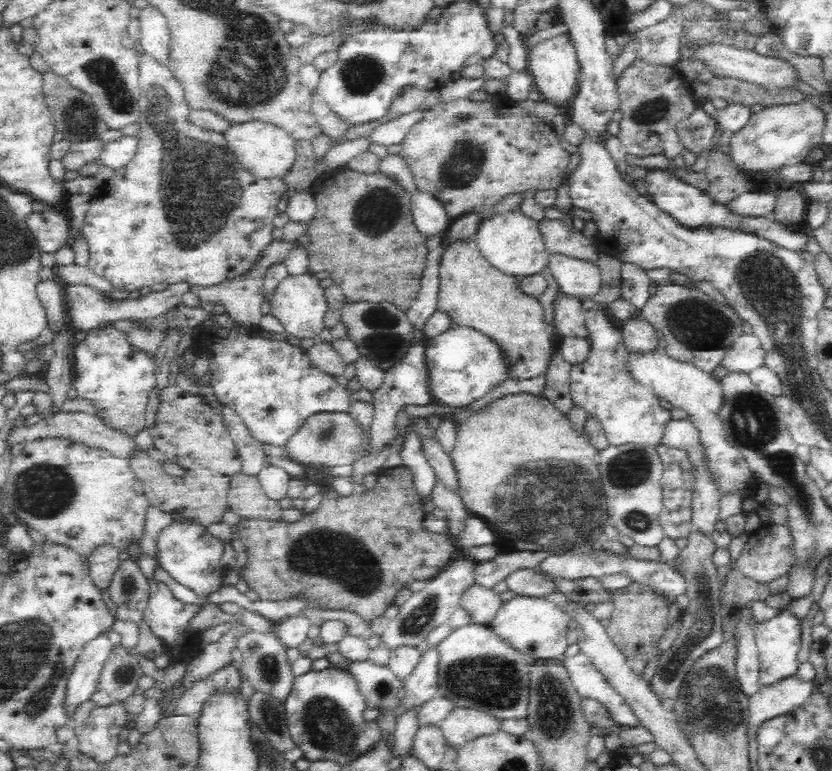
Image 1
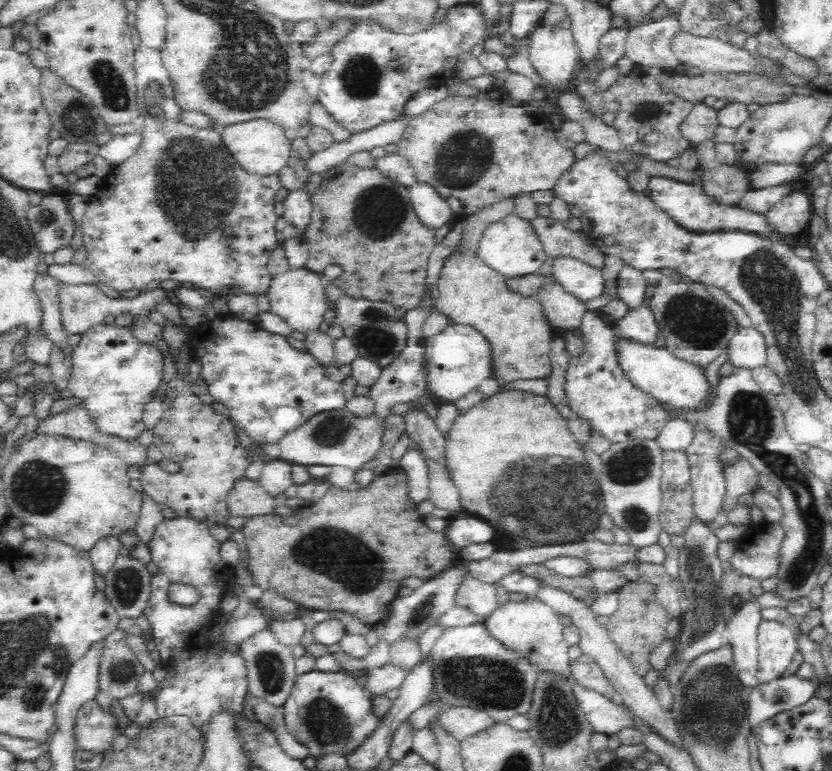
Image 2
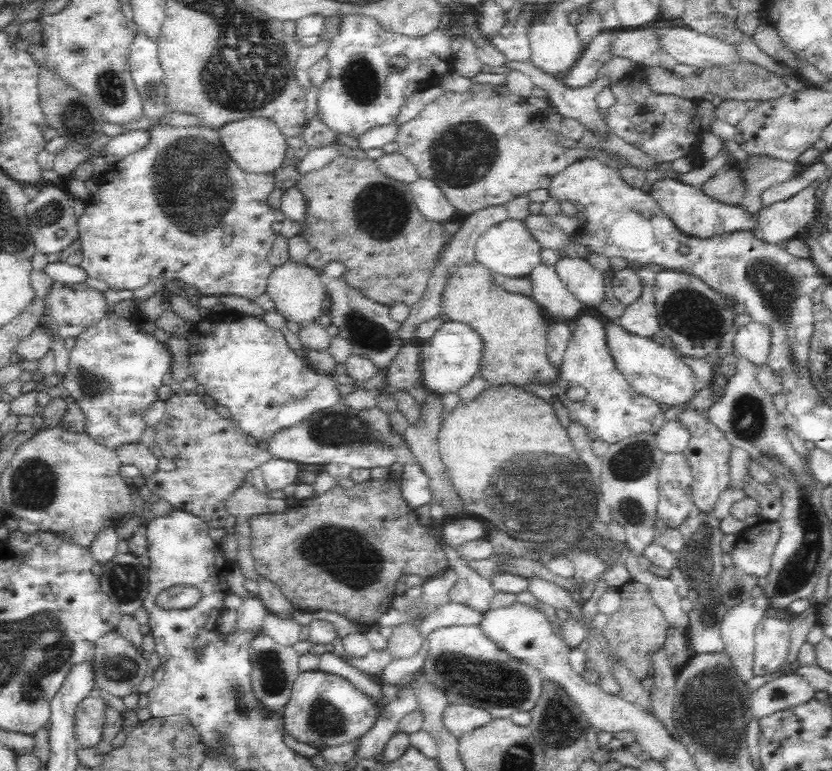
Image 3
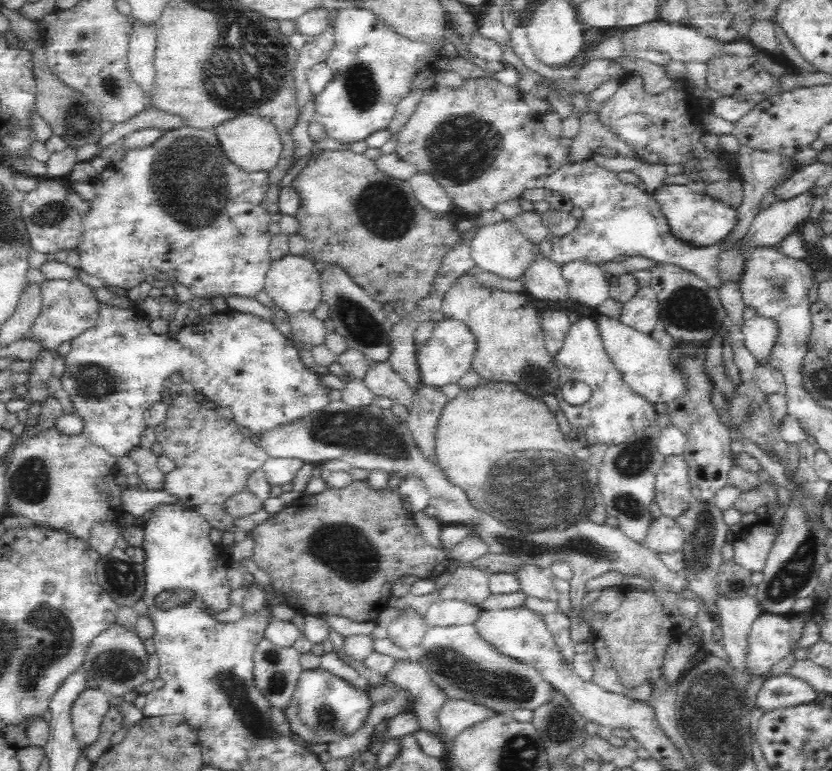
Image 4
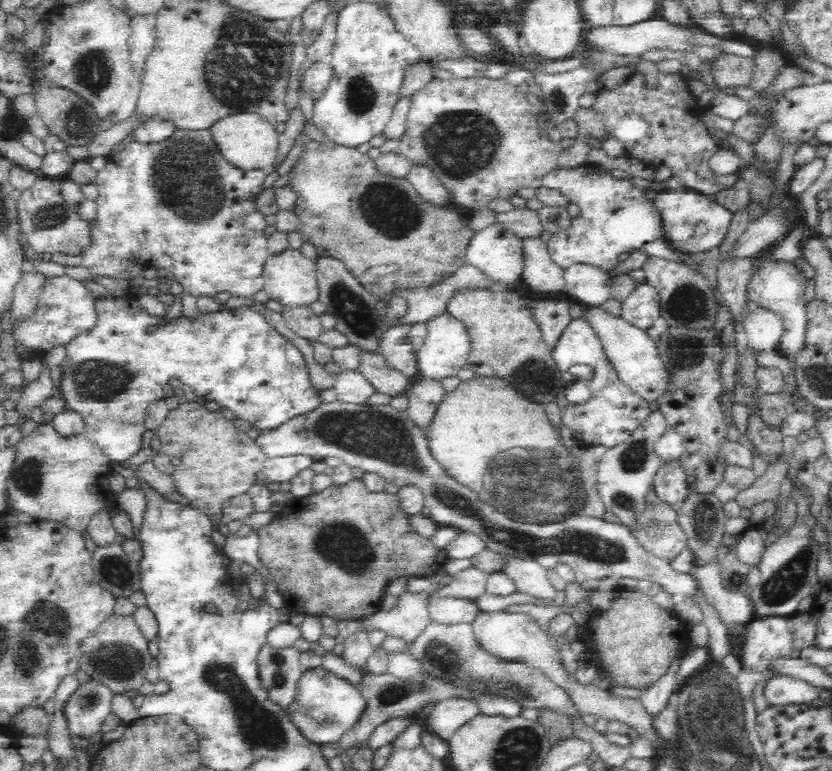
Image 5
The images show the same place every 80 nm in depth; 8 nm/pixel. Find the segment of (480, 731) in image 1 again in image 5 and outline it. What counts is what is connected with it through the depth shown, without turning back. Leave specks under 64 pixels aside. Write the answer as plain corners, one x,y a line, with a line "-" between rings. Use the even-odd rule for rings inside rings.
452,697
437,702
422,718
423,730
448,740
456,730
478,714
478,705
473,700

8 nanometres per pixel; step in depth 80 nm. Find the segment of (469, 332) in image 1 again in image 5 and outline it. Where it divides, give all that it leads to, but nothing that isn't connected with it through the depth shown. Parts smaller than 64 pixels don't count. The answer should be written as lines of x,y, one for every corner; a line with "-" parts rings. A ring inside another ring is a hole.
441,312
438,316
426,322
427,334
422,347
415,352
417,369
426,377
442,380
446,377
457,376
459,371
467,366
466,357
470,352
470,336
462,321
448,313

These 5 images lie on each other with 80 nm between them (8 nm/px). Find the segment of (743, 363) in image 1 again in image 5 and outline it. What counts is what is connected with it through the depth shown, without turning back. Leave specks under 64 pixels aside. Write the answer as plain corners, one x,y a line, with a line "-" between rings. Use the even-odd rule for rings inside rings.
758,306
754,312
748,313
742,321
748,346
752,346
758,354
777,347
784,334
782,320
778,311
768,307

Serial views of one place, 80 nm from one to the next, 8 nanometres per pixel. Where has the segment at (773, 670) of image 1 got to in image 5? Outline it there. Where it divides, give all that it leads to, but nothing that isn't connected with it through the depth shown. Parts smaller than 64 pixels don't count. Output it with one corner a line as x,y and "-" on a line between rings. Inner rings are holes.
787,617
753,619
747,624
745,635
738,659
746,672
761,673
768,661
788,657
793,649

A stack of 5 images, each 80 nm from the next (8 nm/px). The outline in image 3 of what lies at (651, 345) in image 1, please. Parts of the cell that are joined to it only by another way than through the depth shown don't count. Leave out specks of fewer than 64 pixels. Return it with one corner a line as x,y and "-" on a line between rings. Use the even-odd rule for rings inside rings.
644,284
640,296
634,302
625,305
622,316
616,322
620,322
624,329
633,334
640,334
644,338
652,338
659,334
661,328
653,287

